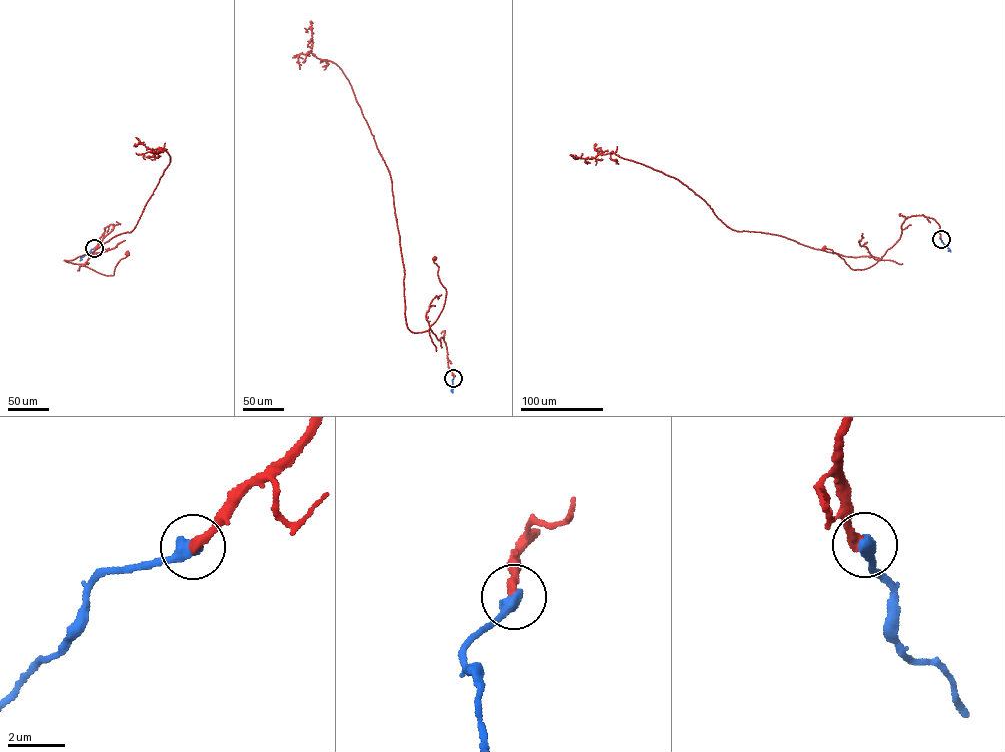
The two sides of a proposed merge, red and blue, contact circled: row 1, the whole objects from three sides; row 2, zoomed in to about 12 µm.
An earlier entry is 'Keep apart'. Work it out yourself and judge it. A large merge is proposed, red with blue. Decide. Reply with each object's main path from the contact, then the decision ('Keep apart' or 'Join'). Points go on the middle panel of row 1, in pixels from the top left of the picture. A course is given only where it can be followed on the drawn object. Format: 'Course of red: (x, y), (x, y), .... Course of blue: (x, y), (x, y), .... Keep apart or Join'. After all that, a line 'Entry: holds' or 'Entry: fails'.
Course of red: (453, 378), (444, 338), (438, 340), (429, 330), (443, 308), (446, 296), (434, 258). Course of blue: (453, 378), (452, 392). Keep apart
Entry: holds

